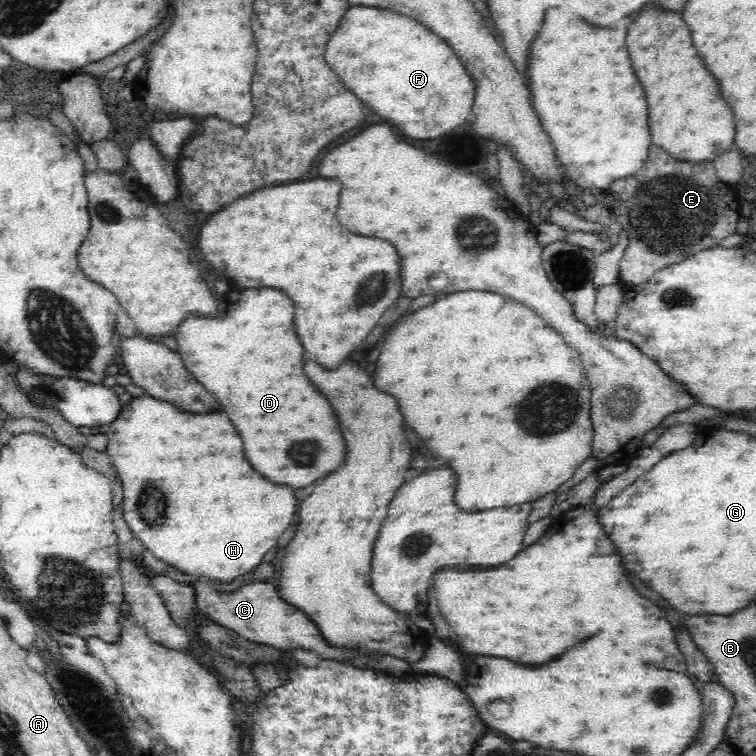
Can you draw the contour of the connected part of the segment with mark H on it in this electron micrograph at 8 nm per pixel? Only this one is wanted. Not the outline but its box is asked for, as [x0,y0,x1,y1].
[106,393,298,582]

